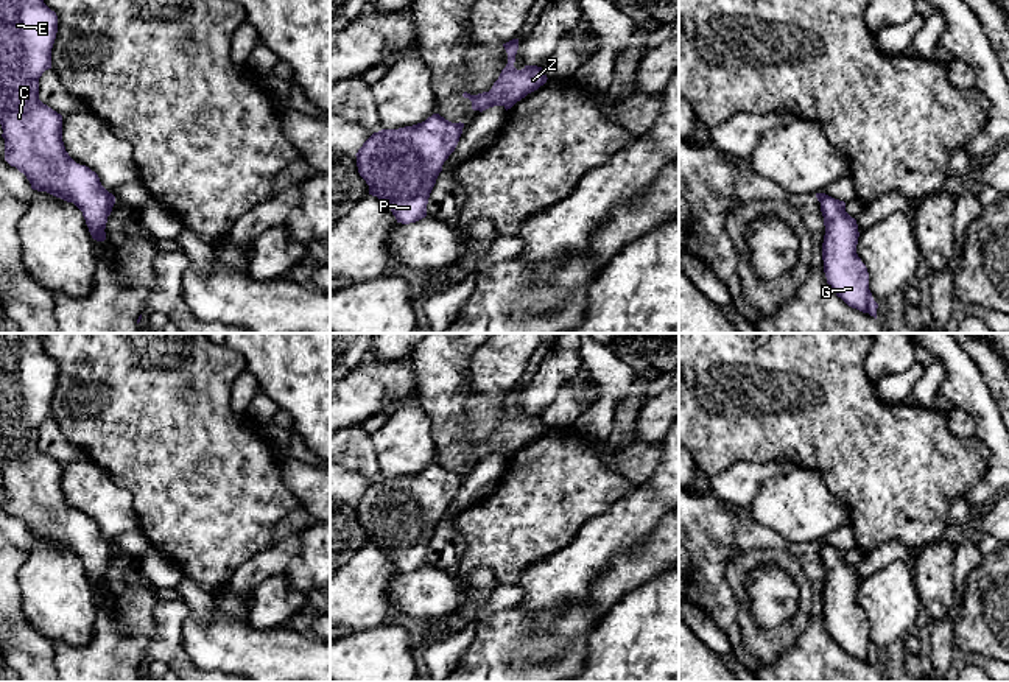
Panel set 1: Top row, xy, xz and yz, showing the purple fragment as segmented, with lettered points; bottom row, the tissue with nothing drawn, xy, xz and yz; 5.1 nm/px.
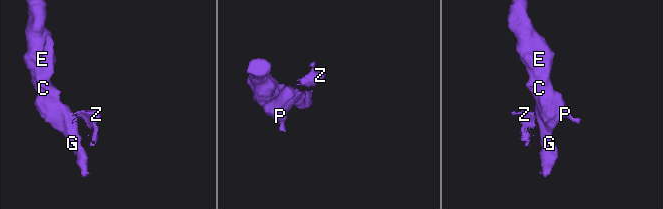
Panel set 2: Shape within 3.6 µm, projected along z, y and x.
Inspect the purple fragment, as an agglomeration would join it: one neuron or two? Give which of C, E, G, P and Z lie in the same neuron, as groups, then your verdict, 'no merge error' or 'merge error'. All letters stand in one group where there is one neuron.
C E G P / Z | merge error

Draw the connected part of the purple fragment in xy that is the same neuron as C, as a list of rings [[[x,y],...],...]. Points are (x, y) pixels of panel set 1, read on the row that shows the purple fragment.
[[[0,0],[0,125],[3,129],[2,137],[5,139],[5,160],[26,176],[33,190],[47,192],[67,202],[73,202],[83,212],[83,216],[86,220],[92,238],[97,241],[104,241],[106,240],[104,229],[107,216],[111,215],[112,207],[115,204],[115,198],[101,185],[100,178],[95,171],[92,171],[86,165],[76,163],[69,156],[62,142],[62,115],[39,100],[39,78],[45,70],[51,69],[51,48],[56,39],[56,33],[58,33],[58,16],[44,3],[44,0]]]

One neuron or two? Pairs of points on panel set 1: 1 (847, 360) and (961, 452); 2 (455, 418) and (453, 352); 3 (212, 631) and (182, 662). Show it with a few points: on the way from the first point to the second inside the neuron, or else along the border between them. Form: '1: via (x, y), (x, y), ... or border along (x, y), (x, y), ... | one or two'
1: via (860, 394), (917, 452), (927, 452) | one
2: via (453, 402), (453, 368) | one
3: border along (182, 650), (195, 665) | two

